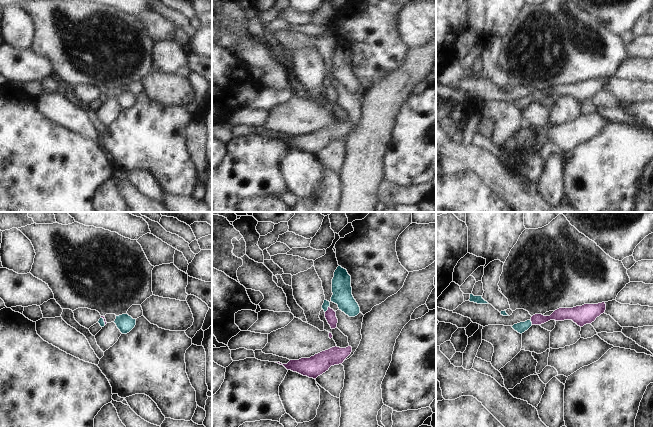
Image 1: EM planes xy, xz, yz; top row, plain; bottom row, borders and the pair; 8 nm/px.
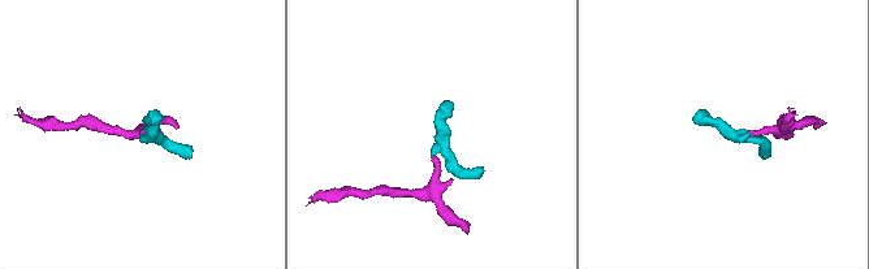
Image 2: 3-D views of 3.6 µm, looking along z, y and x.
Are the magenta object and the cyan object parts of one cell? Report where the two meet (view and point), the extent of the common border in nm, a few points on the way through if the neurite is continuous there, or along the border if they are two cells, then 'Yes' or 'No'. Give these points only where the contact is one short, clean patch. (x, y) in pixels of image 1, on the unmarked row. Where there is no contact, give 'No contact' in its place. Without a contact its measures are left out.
Touches magenta at xz (328, 85). Shared border 70 nm. Path across: xz (330, 91), (328, 85), (326, 80). Yes.

